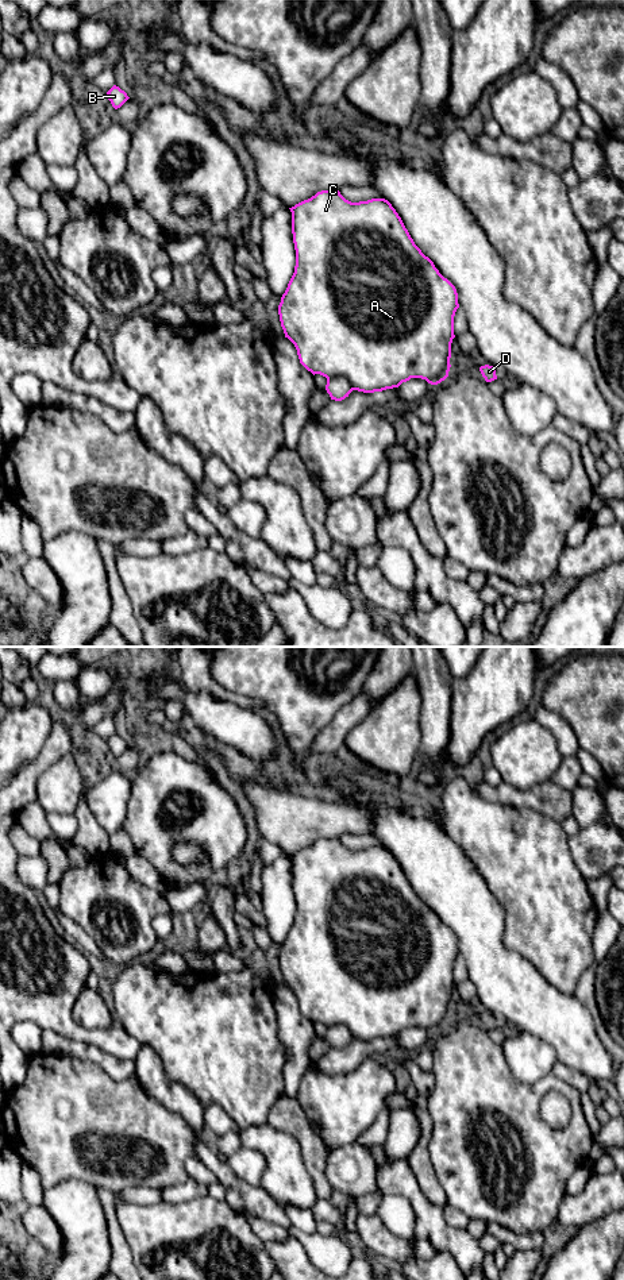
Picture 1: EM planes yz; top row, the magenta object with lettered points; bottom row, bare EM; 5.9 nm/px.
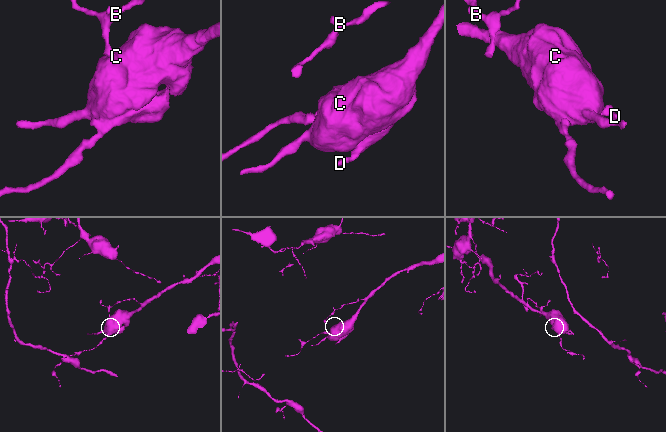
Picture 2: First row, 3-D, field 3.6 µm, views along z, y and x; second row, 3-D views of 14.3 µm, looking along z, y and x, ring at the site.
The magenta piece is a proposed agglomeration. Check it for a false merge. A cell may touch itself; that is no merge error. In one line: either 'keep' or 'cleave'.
keep

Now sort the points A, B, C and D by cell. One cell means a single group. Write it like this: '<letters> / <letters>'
A B C D

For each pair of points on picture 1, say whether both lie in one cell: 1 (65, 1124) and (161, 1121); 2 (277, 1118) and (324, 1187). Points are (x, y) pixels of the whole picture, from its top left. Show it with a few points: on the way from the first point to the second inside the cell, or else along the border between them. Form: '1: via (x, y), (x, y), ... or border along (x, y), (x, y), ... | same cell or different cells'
1: via (89, 1124), (137, 1124) | same cell
2: via (296, 1129), (312, 1145), (316, 1168) | same cell

